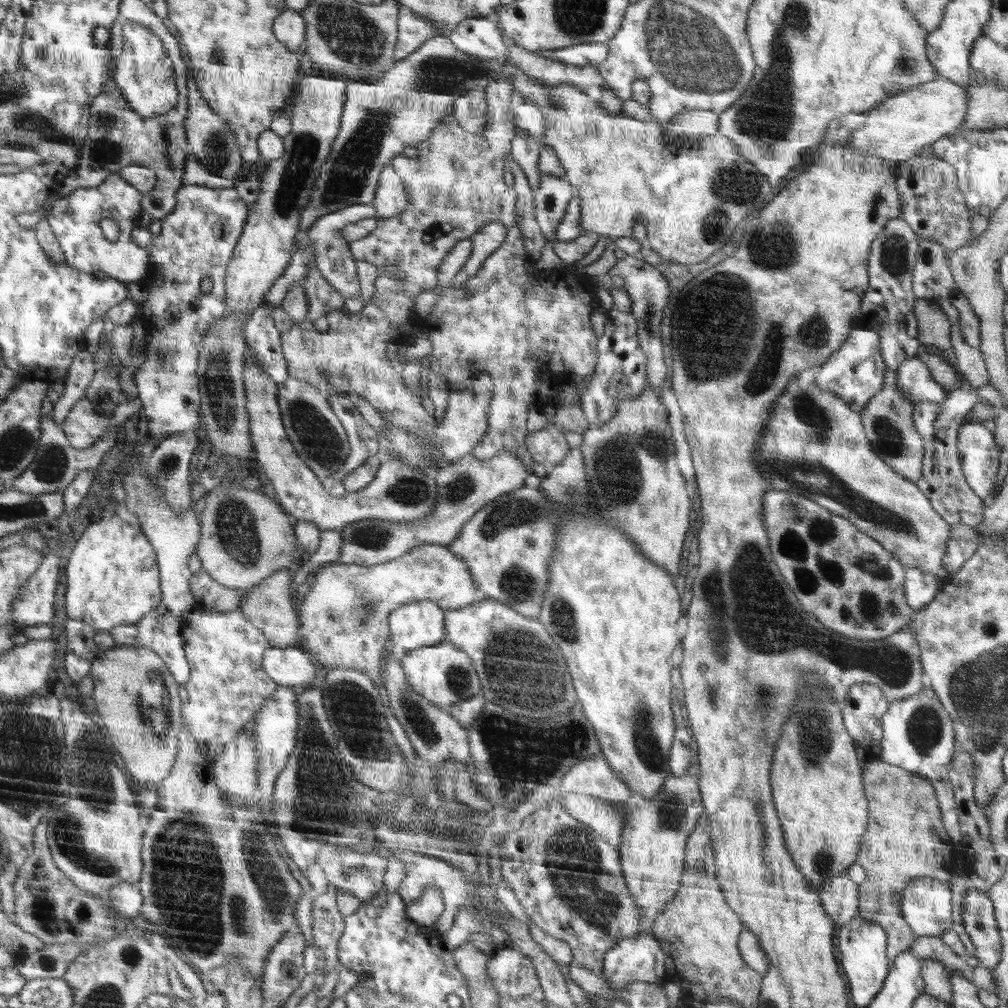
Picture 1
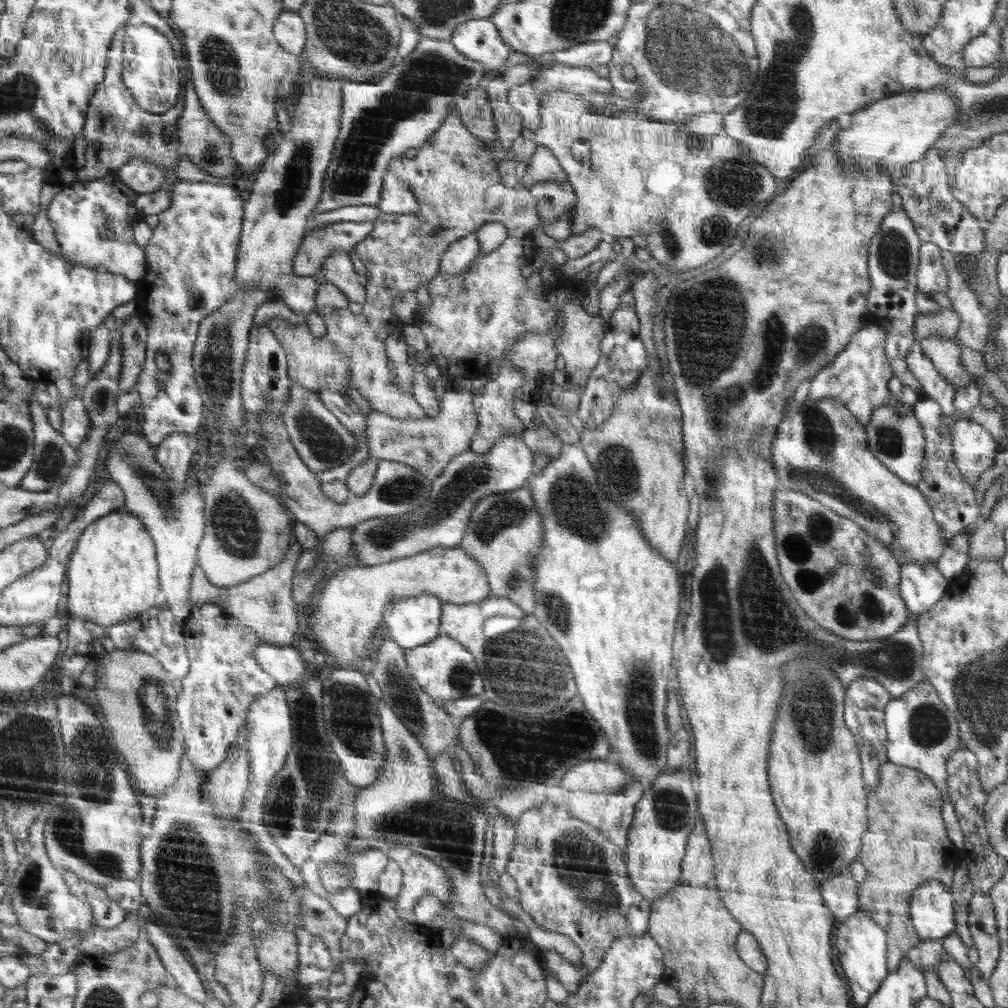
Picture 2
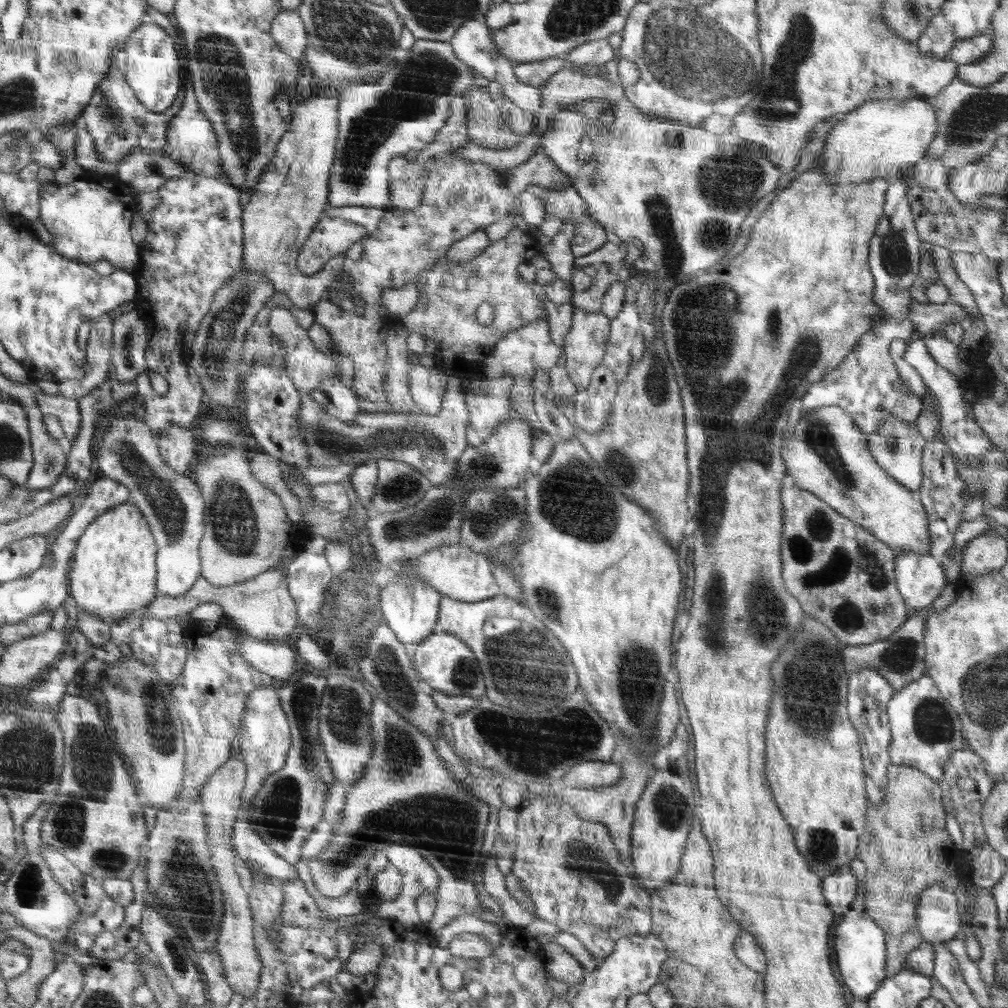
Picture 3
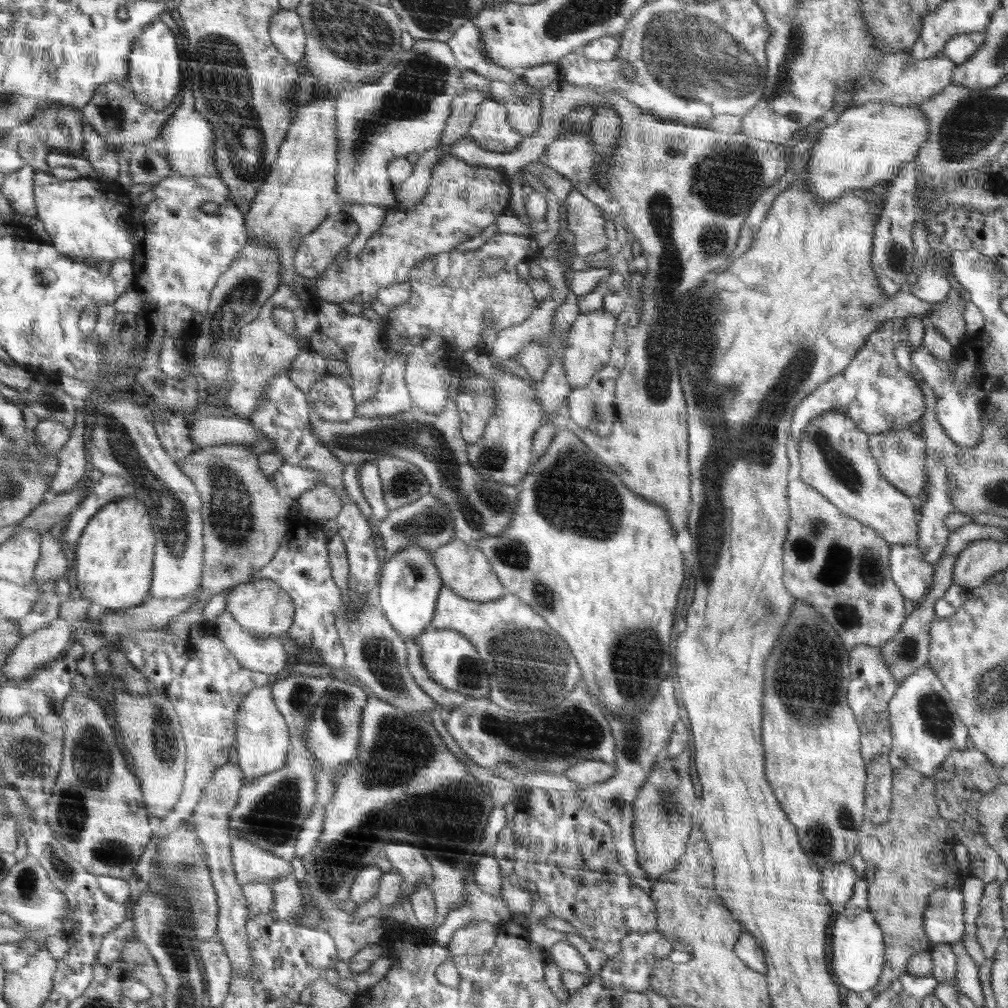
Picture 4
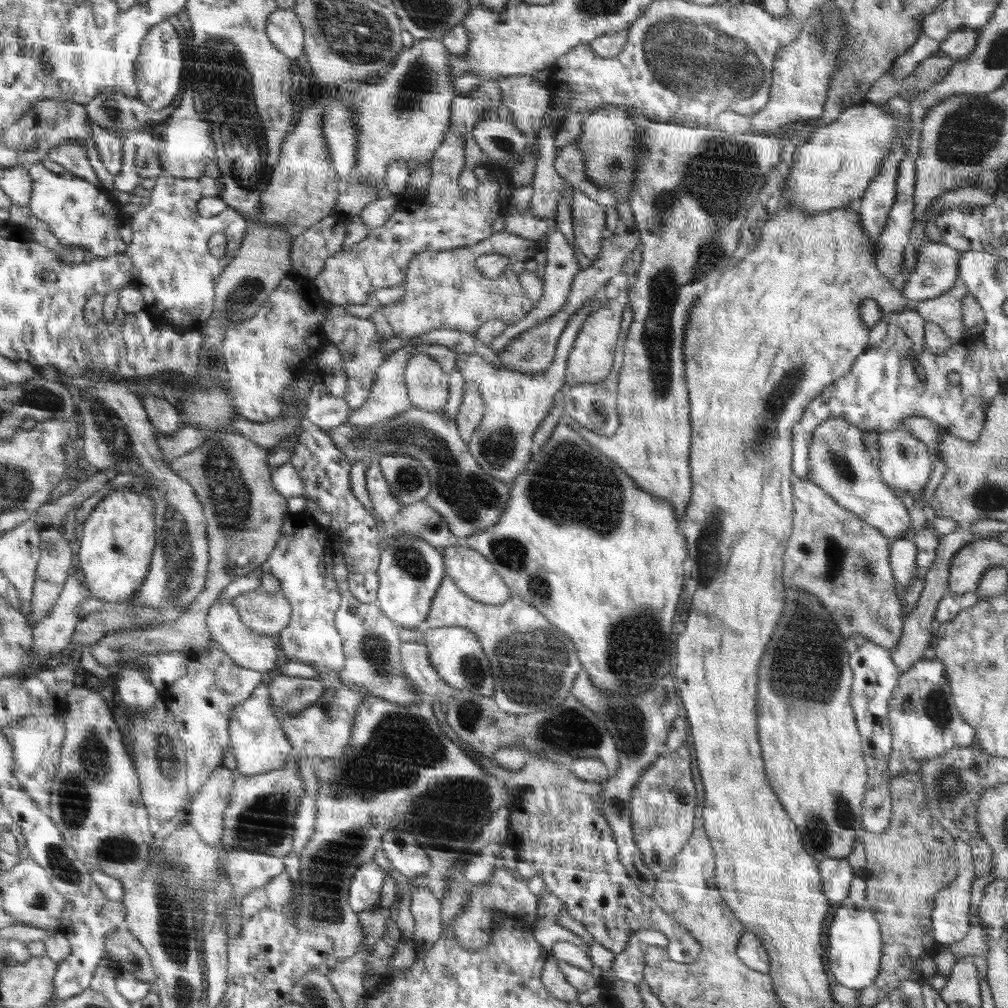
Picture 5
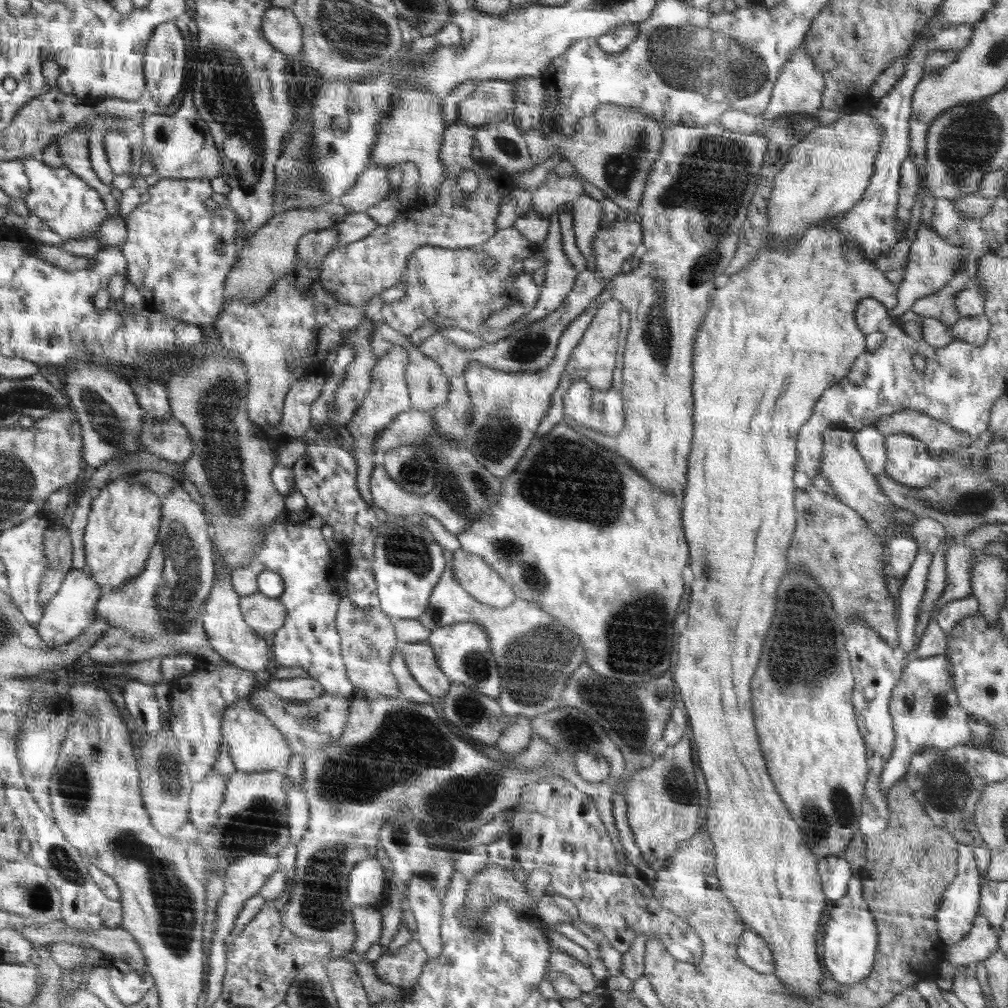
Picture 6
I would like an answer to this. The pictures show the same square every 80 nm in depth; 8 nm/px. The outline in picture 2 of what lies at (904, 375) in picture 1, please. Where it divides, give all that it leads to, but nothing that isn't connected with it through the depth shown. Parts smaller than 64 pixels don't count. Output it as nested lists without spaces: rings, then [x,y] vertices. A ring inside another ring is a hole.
[[[919,339],[912,344],[910,352],[906,355],[905,361],[909,368],[909,373],[922,384],[921,397],[933,398],[941,406],[943,418],[954,416],[954,395],[956,388],[935,369],[932,361],[923,355],[922,345]]]

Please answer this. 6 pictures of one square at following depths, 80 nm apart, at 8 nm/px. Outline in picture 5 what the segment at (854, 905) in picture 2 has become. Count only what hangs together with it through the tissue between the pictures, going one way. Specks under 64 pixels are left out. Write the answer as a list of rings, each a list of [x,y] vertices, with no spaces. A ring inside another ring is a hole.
[[[826,859],[817,863],[823,884],[823,893],[832,907],[840,906],[848,897],[854,871],[848,859]]]

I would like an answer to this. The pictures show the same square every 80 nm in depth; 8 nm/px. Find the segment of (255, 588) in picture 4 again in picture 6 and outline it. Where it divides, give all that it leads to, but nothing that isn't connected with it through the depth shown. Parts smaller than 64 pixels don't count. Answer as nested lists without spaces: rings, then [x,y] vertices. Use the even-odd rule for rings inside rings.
[[[255,592],[240,598],[241,613],[246,624],[261,634],[275,634],[278,628],[285,626],[288,614],[285,605],[277,598],[268,598]]]

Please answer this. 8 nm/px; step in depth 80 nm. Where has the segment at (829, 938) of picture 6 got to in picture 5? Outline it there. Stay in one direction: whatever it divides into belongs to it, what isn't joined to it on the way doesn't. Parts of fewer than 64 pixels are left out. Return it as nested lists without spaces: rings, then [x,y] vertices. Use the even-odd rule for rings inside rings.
[[[855,875],[852,879],[848,897],[838,906],[828,930],[828,970],[838,984],[860,990],[870,986],[878,975],[882,959],[882,938],[878,922],[870,911],[866,900],[864,879]]]

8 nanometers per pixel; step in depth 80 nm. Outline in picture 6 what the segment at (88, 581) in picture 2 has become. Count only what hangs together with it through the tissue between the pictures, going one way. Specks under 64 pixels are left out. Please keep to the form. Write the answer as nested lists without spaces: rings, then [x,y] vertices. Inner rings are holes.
[[[133,475],[116,478],[96,492],[83,534],[84,561],[104,591],[116,590],[141,574],[159,539],[163,504],[162,498],[149,486],[134,481]]]

